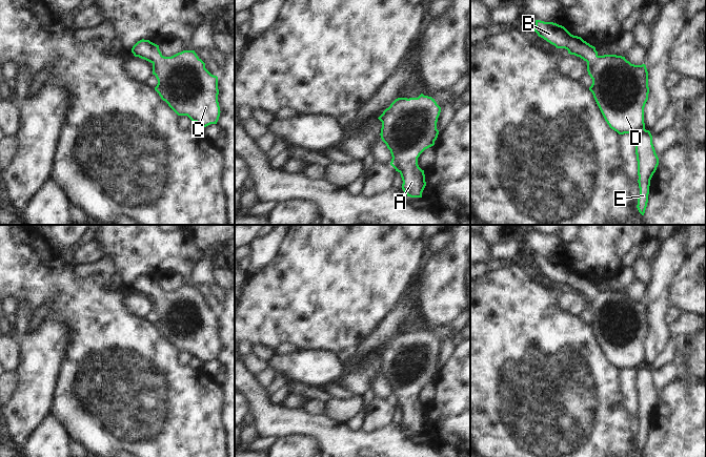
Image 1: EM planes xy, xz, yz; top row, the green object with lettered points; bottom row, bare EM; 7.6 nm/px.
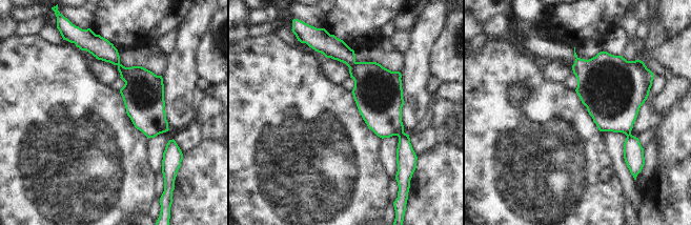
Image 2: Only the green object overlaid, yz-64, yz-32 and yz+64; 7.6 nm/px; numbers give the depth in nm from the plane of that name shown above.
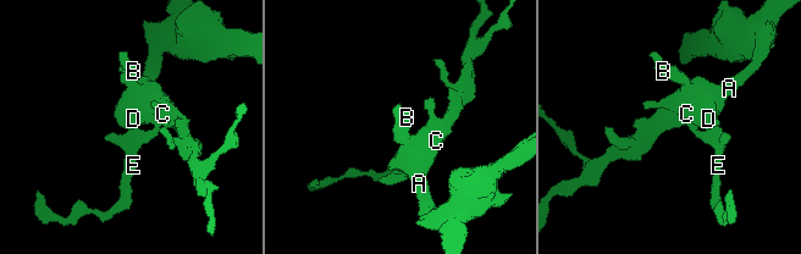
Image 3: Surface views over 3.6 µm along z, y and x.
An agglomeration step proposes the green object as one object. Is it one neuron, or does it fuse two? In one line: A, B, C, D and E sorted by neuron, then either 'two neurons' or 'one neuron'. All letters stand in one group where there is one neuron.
groups A B C D E; one neuron

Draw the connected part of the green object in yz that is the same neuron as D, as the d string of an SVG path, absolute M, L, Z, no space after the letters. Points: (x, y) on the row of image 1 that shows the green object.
M536 20L534 32L557 48L565 48L568 54L587 62L587 71L592 79L589 90L609 127L619 134L637 134L640 188L637 208L644 215L650 180L659 165L652 136L644 123L644 107L649 94L646 65L631 64L622 56L599 56L594 46L553 22Z

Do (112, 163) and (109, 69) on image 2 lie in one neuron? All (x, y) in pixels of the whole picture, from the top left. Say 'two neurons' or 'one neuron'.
two neurons

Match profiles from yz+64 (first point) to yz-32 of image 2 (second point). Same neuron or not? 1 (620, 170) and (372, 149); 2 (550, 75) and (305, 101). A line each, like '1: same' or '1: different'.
1: different
2: different

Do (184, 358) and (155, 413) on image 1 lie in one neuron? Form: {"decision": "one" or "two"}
{"decision": "two"}

